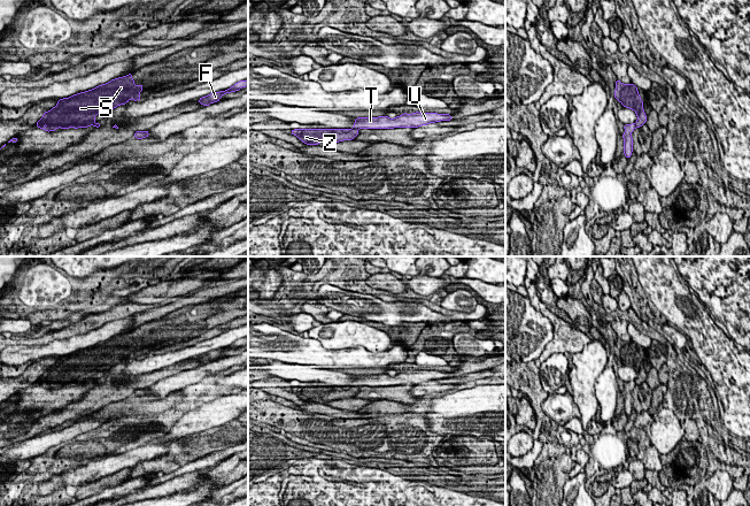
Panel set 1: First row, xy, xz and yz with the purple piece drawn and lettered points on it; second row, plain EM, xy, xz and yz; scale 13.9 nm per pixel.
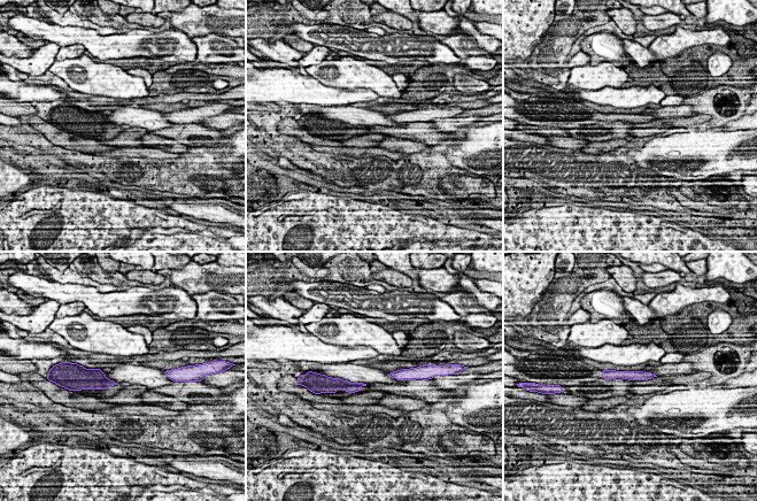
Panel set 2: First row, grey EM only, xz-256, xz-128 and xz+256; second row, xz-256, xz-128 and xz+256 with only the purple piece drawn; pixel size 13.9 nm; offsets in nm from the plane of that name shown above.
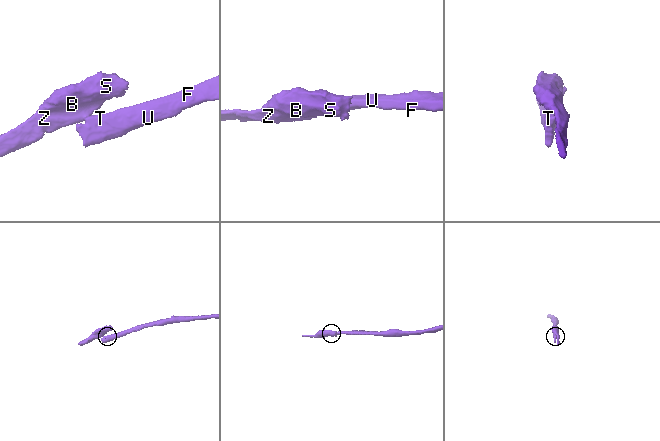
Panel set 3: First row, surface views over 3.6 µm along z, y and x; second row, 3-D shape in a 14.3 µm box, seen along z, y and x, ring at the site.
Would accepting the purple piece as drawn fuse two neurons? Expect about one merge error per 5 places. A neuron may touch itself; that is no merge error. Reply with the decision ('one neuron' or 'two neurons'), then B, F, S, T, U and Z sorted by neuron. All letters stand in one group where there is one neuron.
two neurons; groups B S Z / F T U

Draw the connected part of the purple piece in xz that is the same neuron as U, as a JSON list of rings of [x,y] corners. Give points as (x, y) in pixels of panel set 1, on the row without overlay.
[[[403,370],[395,376],[388,374],[378,375],[356,375],[354,386],[394,386],[394,385],[418,385],[441,378],[450,378],[453,375],[449,371],[438,370]]]

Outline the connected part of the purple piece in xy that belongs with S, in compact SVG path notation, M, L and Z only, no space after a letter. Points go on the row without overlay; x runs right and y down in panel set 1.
M132 331L123 335L111 337L110 339L99 343L92 347L74 352L69 355L59 356L55 365L45 369L42 375L36 381L39 386L44 389L55 389L61 386L78 386L94 383L98 385L100 381L95 381L95 373L108 370L117 363L127 361L131 356L133 359L141 358L139 351L142 348L142 342L136 343Z

